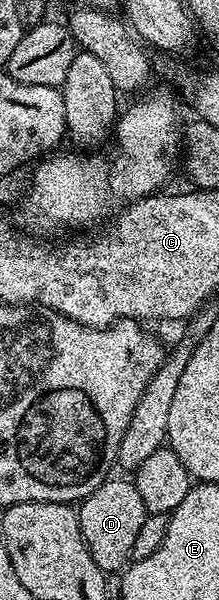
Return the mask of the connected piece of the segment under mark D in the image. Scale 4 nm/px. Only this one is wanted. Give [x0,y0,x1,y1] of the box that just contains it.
[77,479,147,575]

